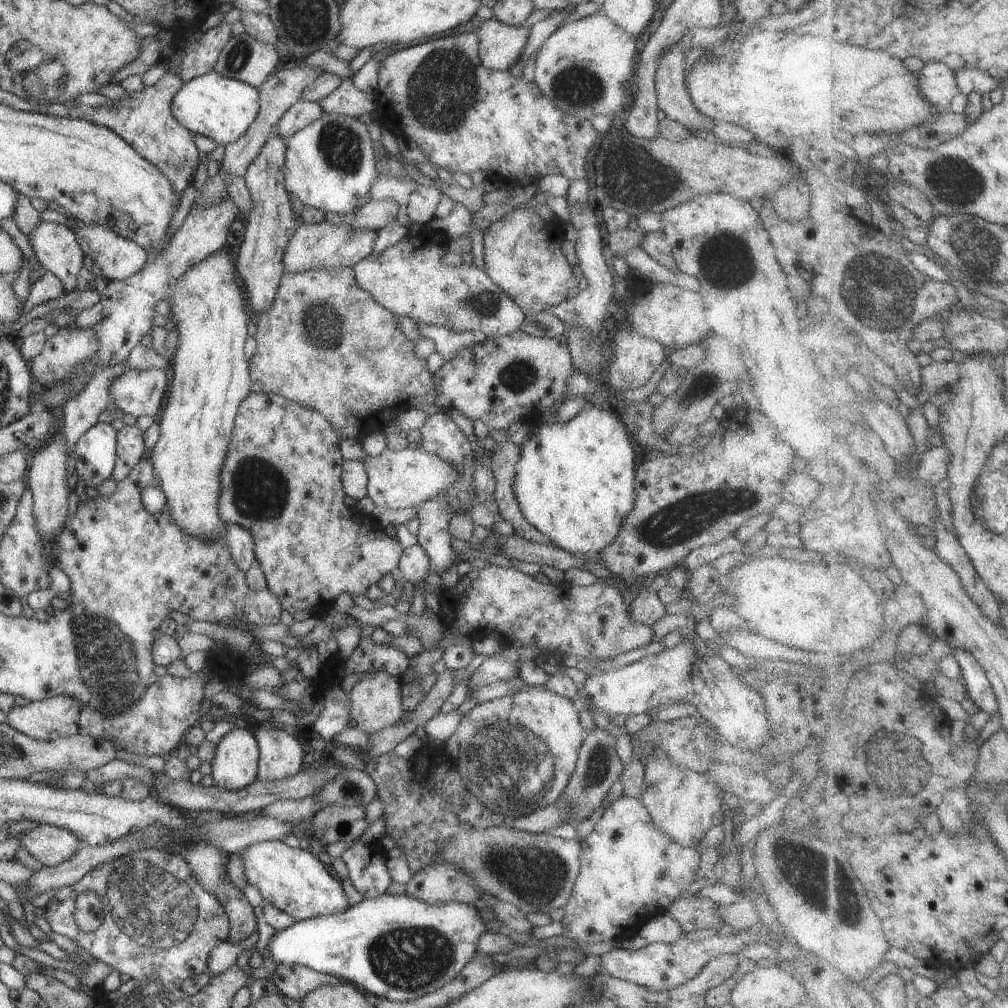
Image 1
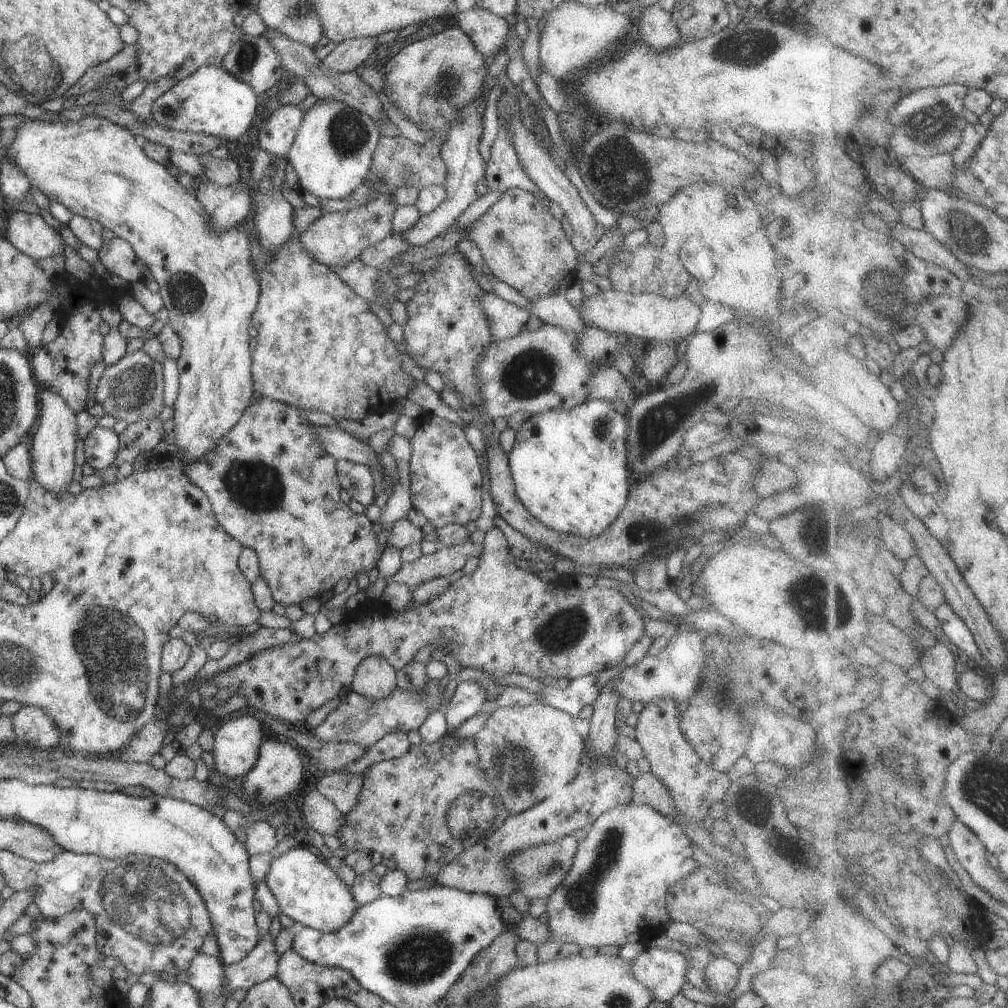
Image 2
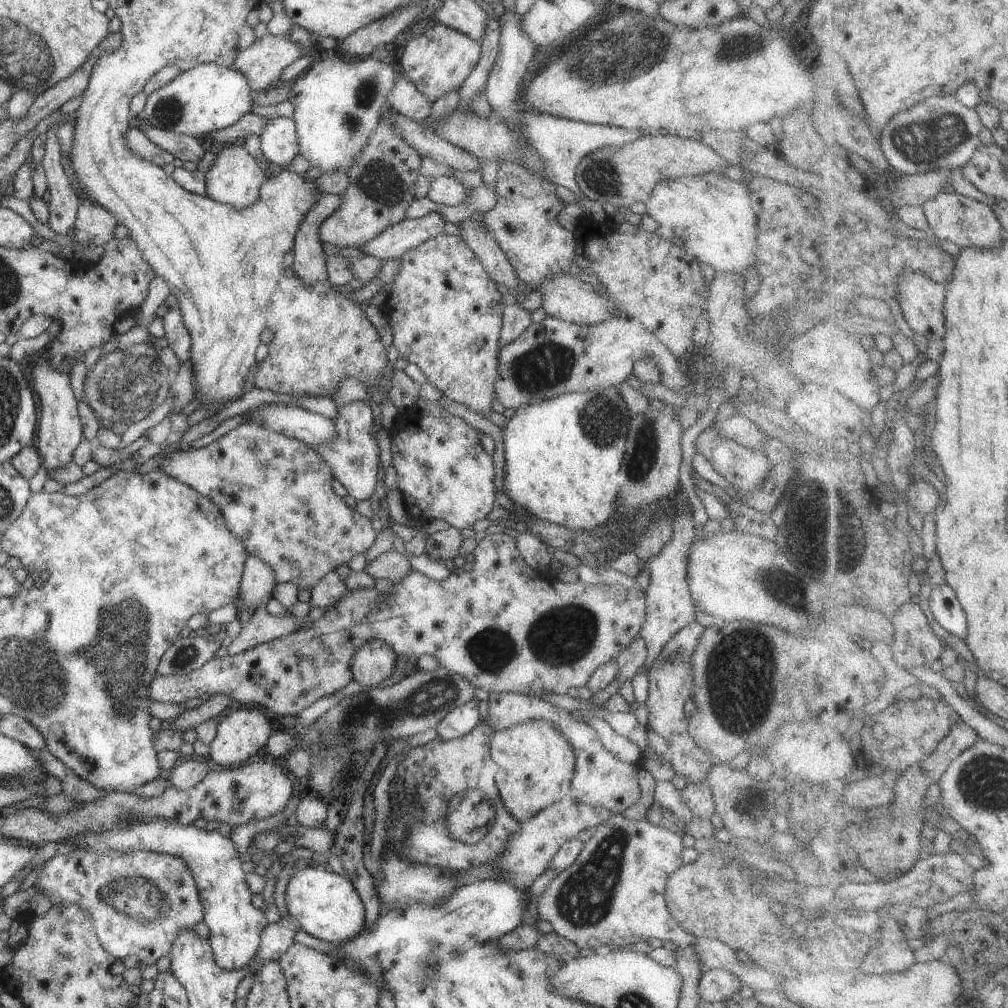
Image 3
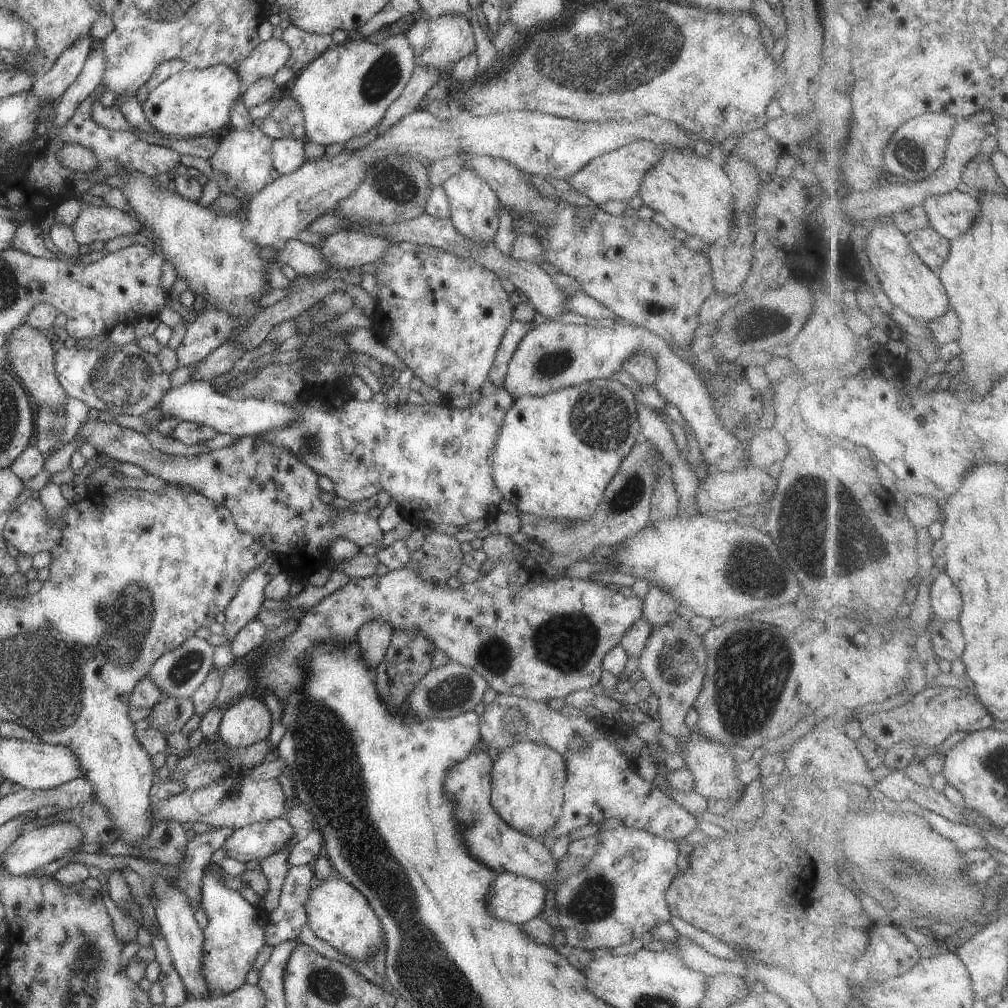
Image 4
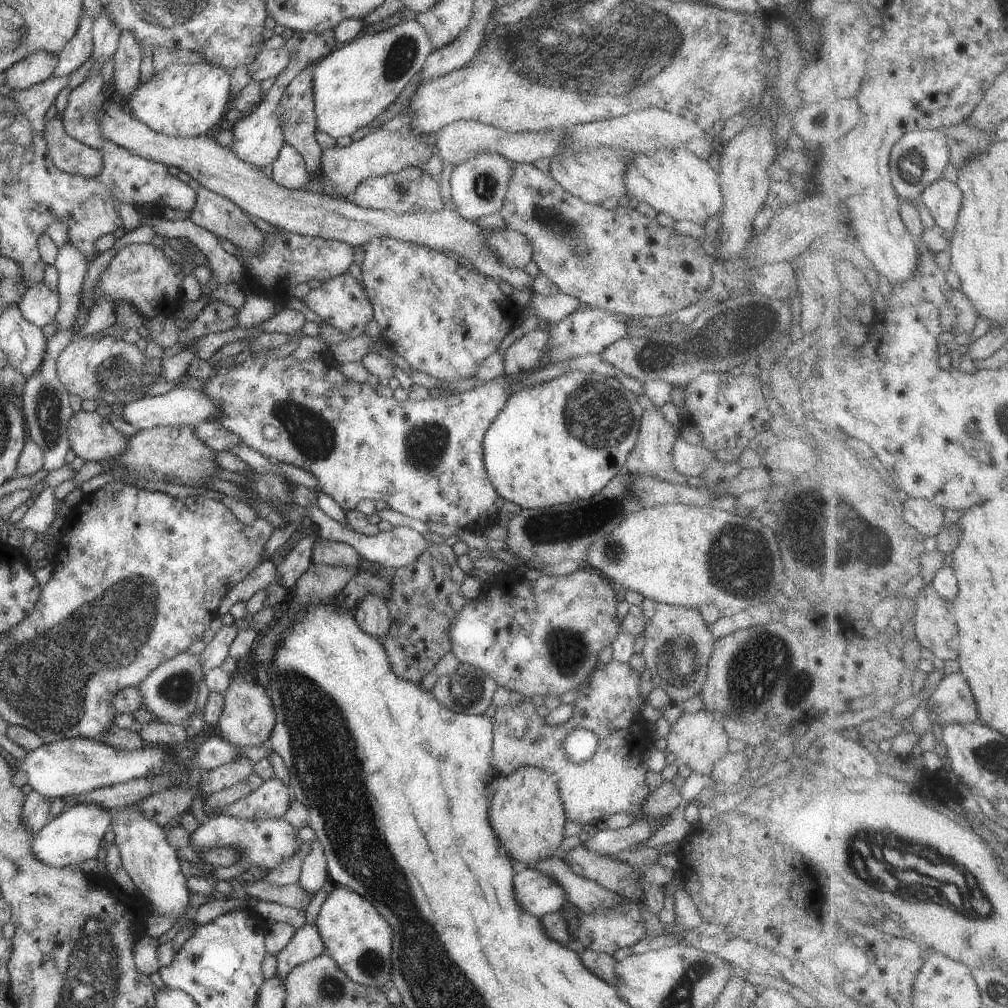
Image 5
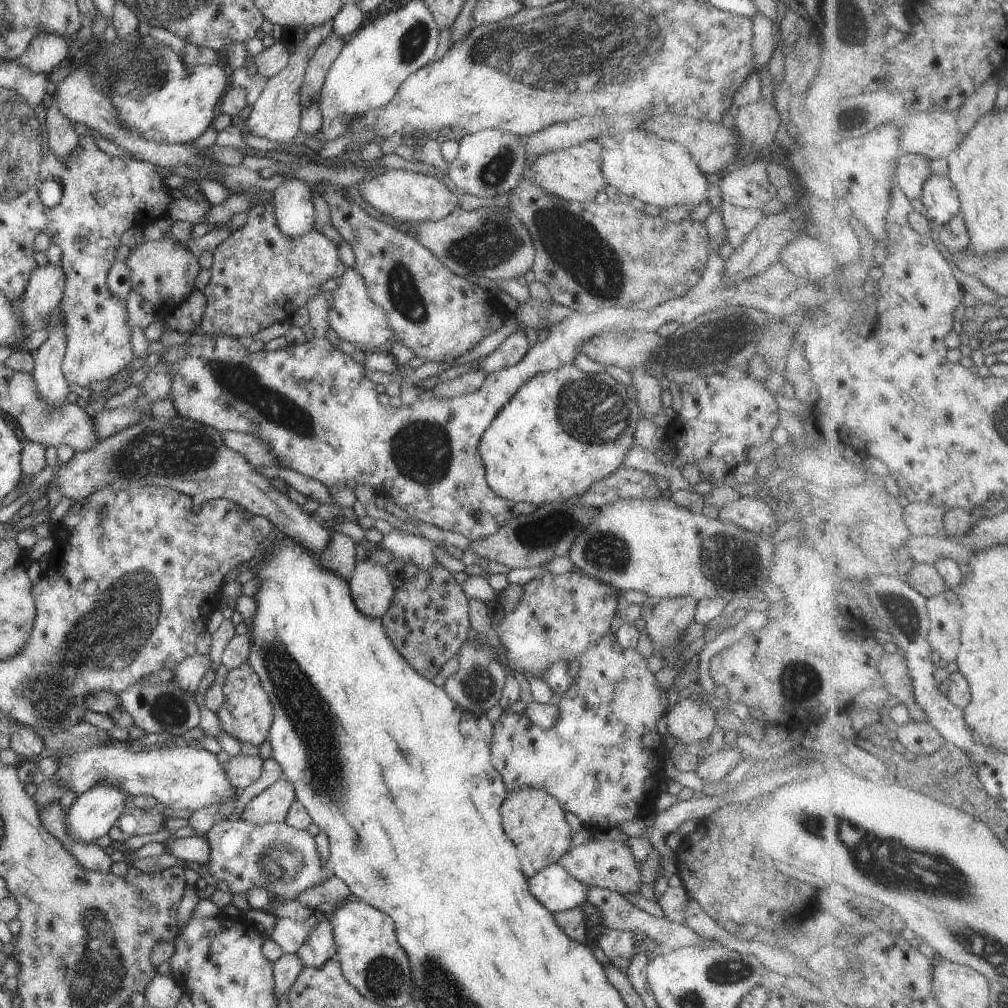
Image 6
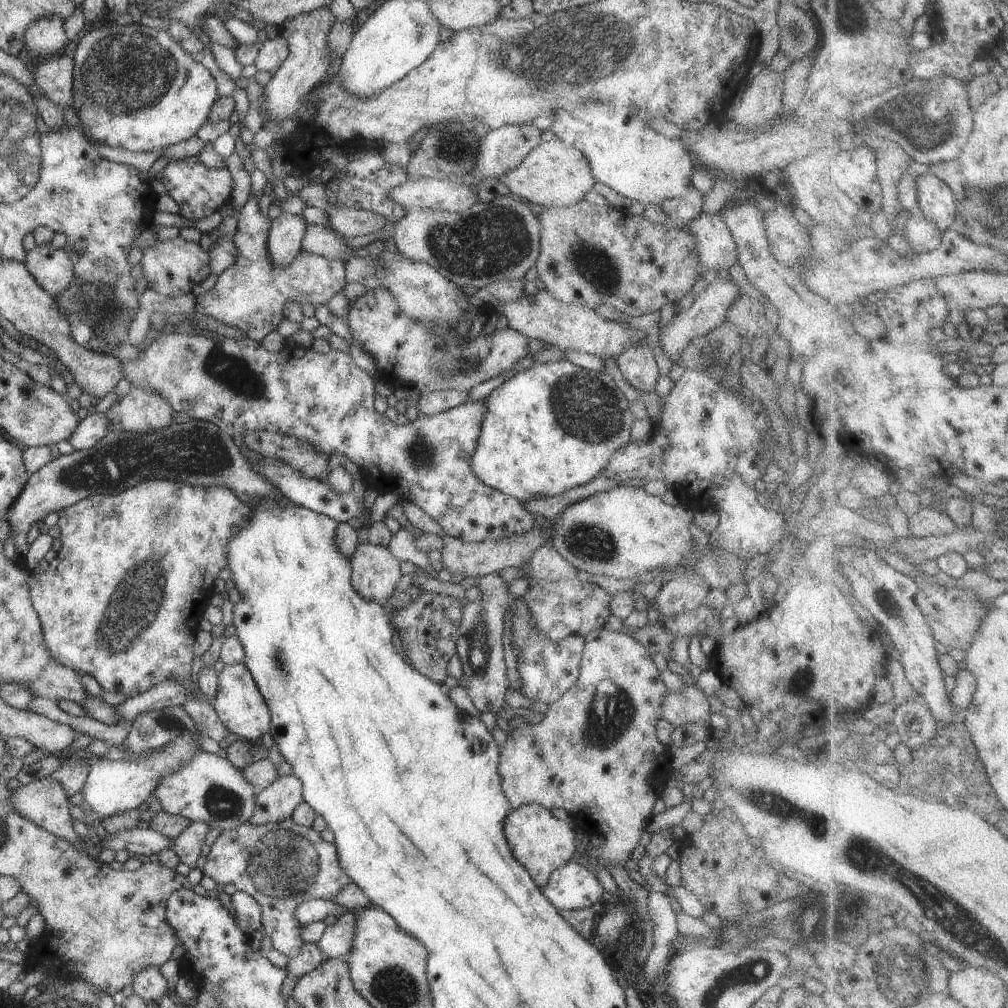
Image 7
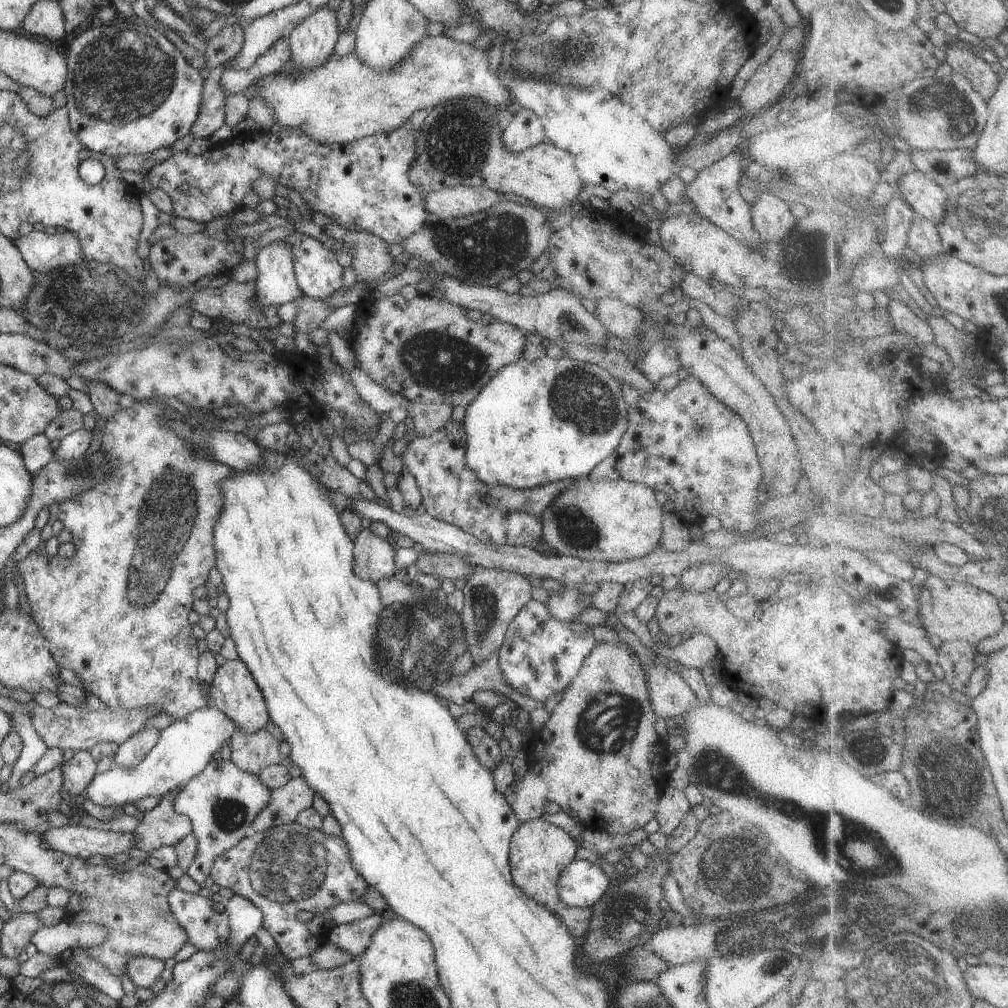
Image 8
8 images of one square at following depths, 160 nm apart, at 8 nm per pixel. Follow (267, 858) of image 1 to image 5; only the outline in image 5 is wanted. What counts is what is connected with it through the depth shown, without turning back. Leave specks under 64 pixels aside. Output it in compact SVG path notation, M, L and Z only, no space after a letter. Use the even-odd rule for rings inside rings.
M329 886L329 895L322 904L315 923L321 934L327 953L354 982L386 990L392 986L392 937L394 929L363 896L349 888Z

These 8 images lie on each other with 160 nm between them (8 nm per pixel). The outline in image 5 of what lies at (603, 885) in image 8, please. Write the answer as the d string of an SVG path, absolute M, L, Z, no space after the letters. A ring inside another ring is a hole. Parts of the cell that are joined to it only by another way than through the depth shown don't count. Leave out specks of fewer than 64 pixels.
M523 867L514 876L514 896L526 912L539 919L558 911L568 901L564 889L546 873Z

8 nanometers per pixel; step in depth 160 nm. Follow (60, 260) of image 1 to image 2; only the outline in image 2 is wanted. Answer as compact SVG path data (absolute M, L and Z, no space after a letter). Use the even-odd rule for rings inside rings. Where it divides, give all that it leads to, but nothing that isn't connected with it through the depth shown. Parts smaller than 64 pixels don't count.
M10 210L6 238L36 261L64 251L60 232L50 227L41 215L24 211Z

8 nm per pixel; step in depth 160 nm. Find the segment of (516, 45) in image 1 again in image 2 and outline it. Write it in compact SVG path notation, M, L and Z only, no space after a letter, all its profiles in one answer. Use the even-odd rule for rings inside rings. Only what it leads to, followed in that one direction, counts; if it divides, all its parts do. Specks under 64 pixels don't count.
M481 4L472 9L459 11L455 15L457 25L472 40L477 51L485 56L486 60L498 51L504 51L506 36L510 26L504 17L499 17L489 10L482 8Z

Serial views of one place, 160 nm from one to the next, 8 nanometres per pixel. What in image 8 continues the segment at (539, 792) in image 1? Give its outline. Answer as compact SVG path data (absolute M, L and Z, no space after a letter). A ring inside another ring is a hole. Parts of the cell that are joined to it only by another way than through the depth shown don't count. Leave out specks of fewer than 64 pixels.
M542 818L523 822L512 835L509 856L512 866L512 878L514 884L530 898L543 905L554 914L558 914L561 900L557 889L559 876L563 868L566 868L574 860L576 851L580 851L574 838L552 824L548 824Z

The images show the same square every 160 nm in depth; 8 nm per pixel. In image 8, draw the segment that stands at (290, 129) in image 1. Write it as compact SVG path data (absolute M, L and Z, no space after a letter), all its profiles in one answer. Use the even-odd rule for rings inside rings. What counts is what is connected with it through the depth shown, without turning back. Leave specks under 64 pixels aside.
M283 240L264 247L255 261L259 273L253 300L260 307L279 307L304 295L297 283L291 248Z

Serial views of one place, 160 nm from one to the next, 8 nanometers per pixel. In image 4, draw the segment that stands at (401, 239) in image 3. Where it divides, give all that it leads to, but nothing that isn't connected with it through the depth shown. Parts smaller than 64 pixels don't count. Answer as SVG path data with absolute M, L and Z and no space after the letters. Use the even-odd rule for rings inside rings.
M354 230L329 235L317 248L330 266L342 271L346 268L355 269L365 264L377 263L394 244L396 242L390 242L388 238L362 234L360 230Z

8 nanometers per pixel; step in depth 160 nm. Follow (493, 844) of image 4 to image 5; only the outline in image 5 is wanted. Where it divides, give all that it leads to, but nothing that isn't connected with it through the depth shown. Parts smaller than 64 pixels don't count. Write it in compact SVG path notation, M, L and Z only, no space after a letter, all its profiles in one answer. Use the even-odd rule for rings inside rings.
M557 855L549 859L542 859L537 865L519 865L519 861L516 860L512 860L512 862L516 862L518 866L523 868L538 869L546 873L564 889L567 900L570 901L574 907L577 906L582 910L583 913L592 912L592 910L596 910L596 908L610 908L610 906L616 902L616 898L620 897L614 896L613 891L604 889L598 882L588 880L588 878L584 878L584 876L578 876L578 874L574 873L573 870L571 871Z

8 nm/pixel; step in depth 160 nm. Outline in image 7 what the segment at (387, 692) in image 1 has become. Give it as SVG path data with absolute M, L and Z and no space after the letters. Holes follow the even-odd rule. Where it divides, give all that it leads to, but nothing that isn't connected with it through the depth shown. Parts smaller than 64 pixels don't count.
M372 542L360 543L351 559L351 583L365 599L385 604L398 584L400 561L392 551Z

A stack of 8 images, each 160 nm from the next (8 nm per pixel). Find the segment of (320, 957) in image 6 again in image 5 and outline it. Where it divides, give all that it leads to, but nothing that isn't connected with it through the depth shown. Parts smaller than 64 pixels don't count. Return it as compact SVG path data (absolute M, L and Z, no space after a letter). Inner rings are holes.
M306 923L277 954L277 974L284 978L295 966L327 953L316 923Z

